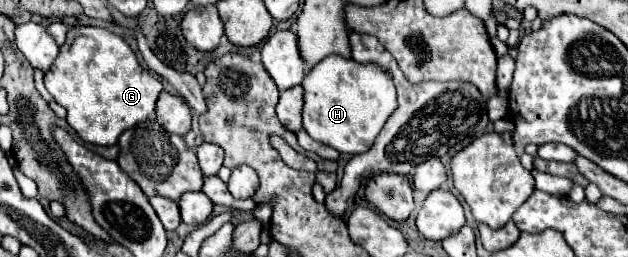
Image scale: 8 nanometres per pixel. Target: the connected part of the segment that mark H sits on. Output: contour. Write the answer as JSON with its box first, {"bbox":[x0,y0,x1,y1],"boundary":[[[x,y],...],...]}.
{"bbox":[303,56,397,156],"boundary":[[[327,56],[315,64],[303,80],[303,90],[303,128],[313,136],[313,140],[351,156],[363,154],[373,146],[387,116],[397,108],[395,86],[387,72],[375,64],[365,66],[341,56]]]}

